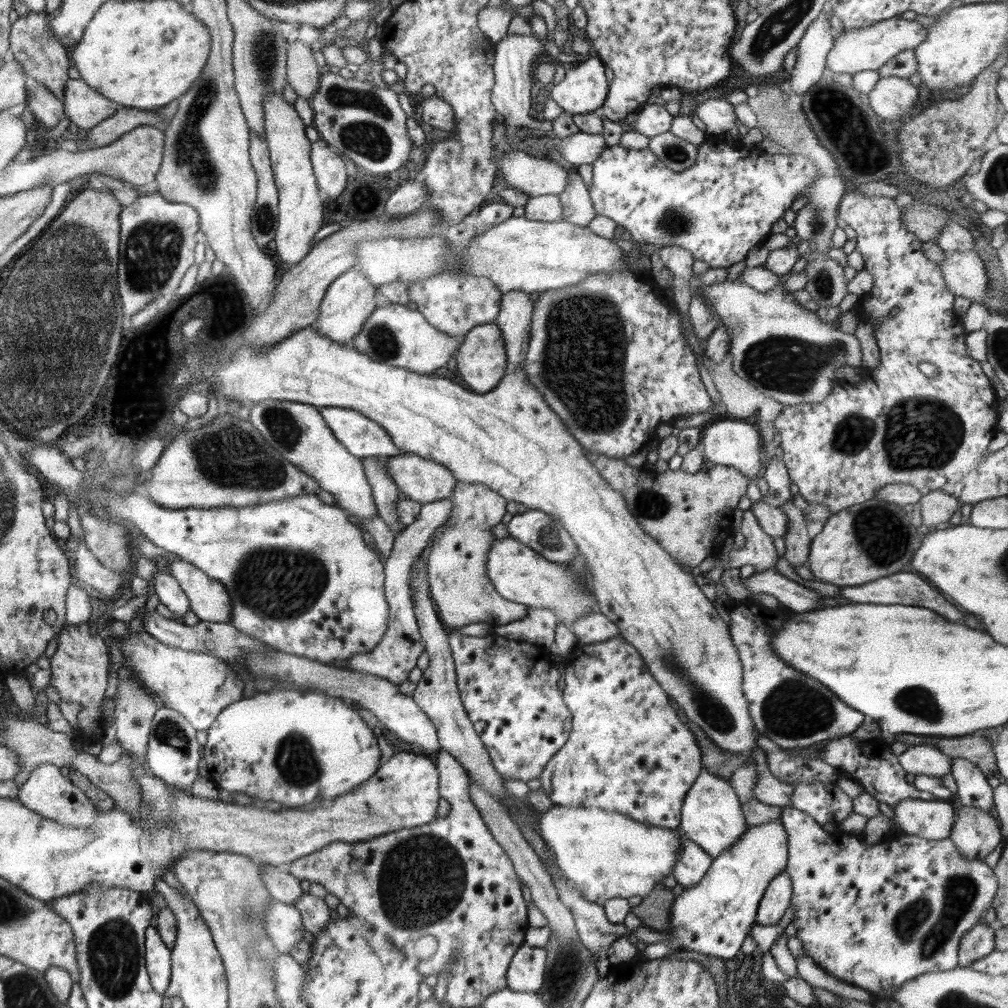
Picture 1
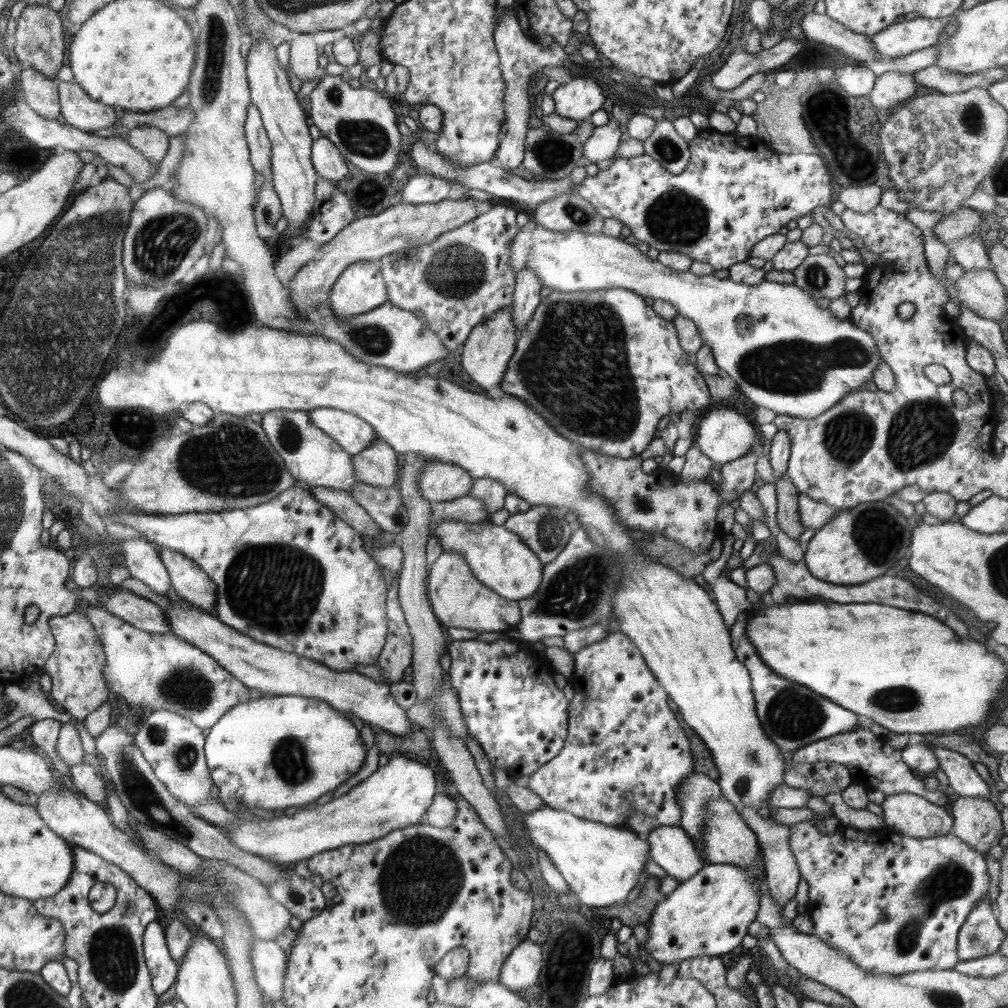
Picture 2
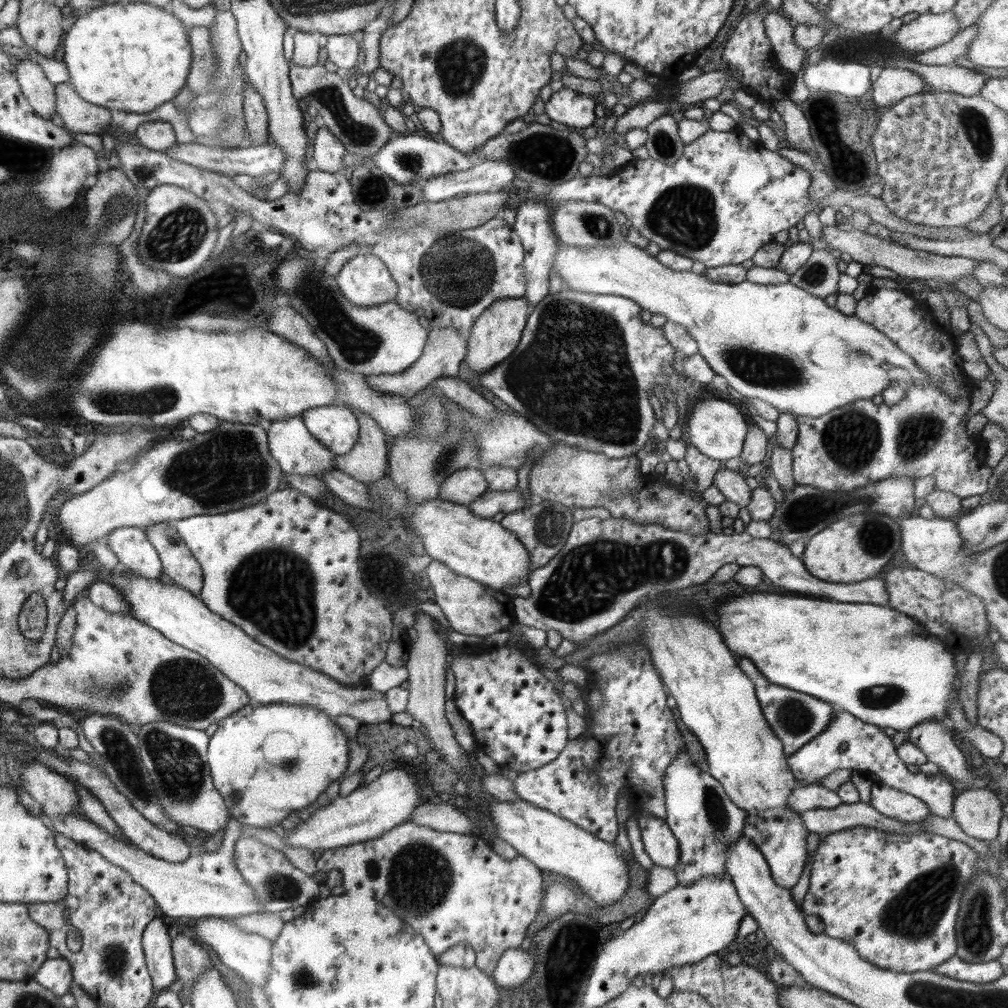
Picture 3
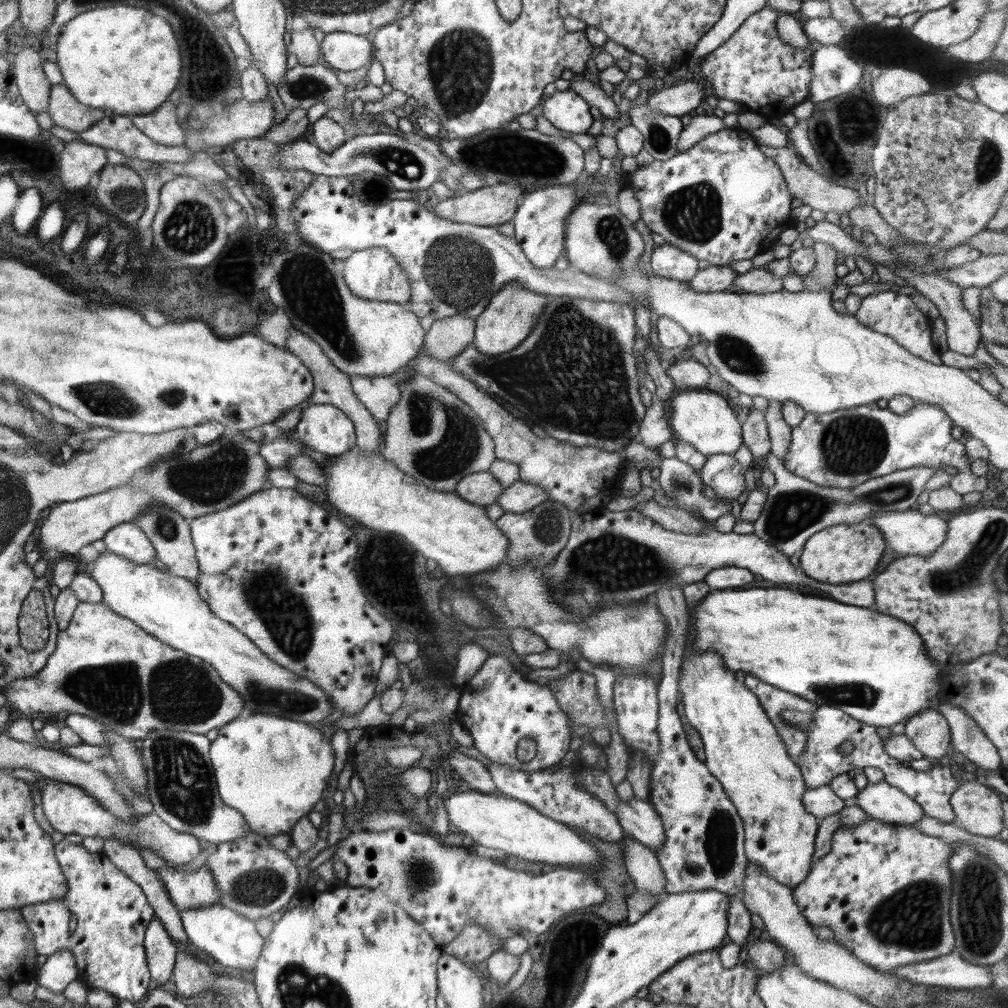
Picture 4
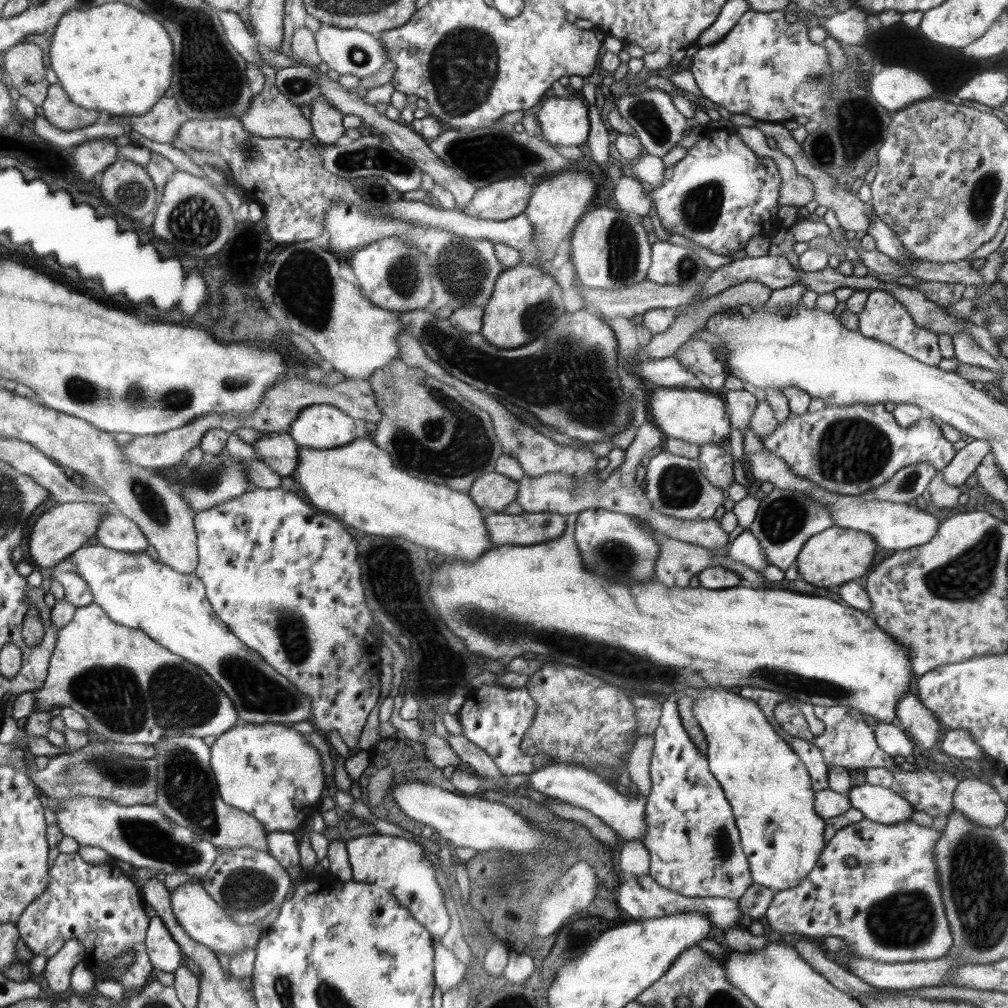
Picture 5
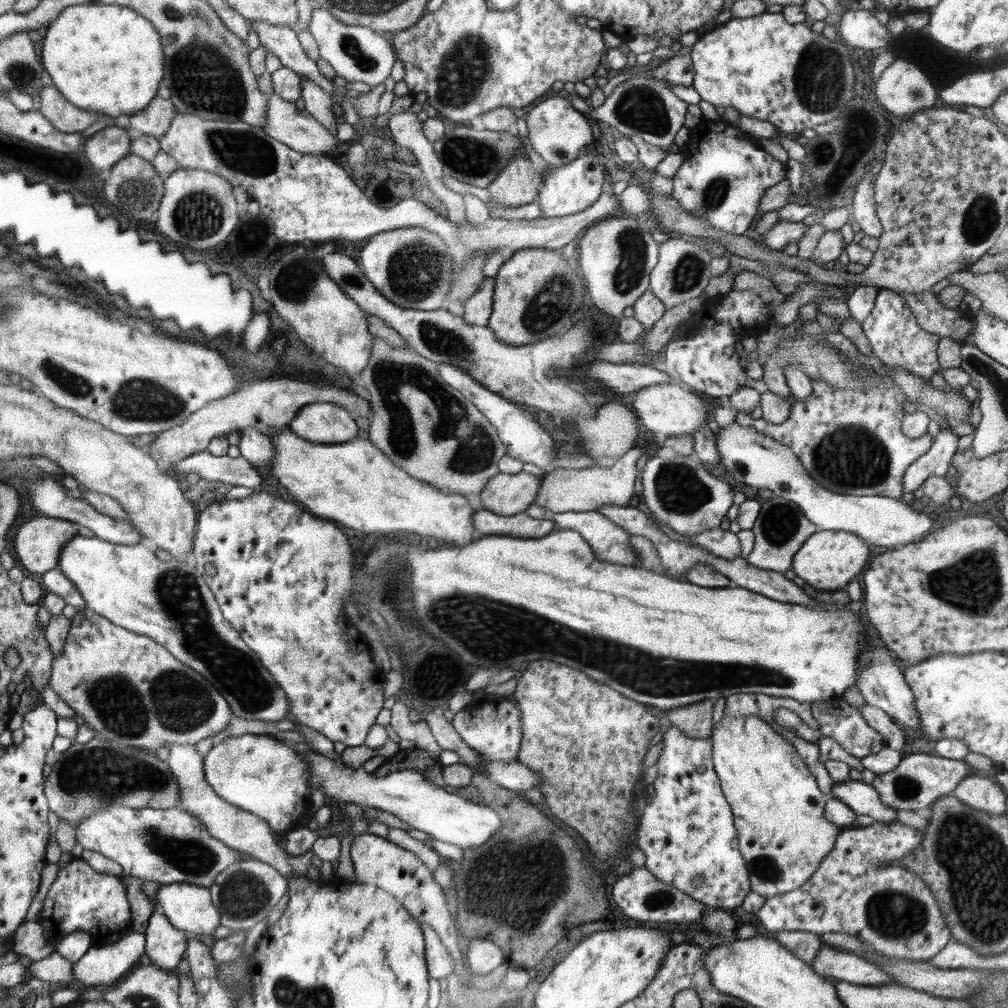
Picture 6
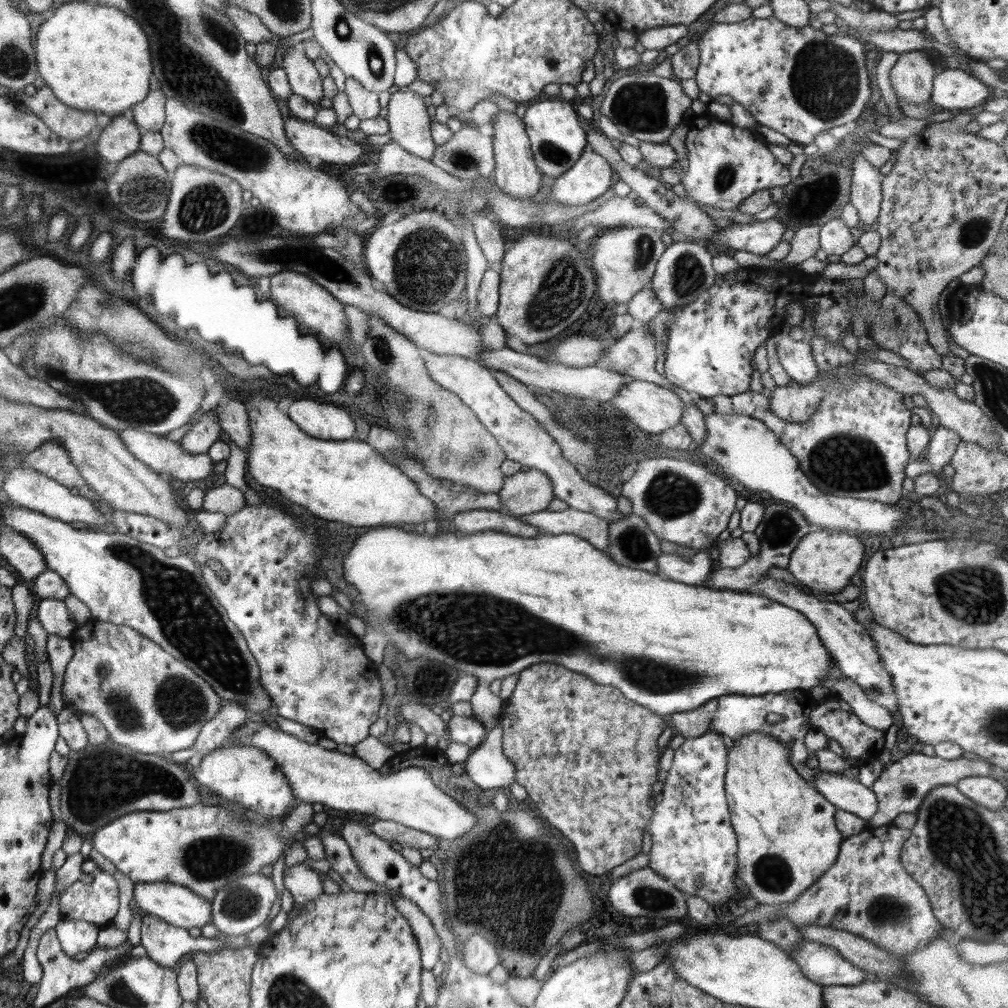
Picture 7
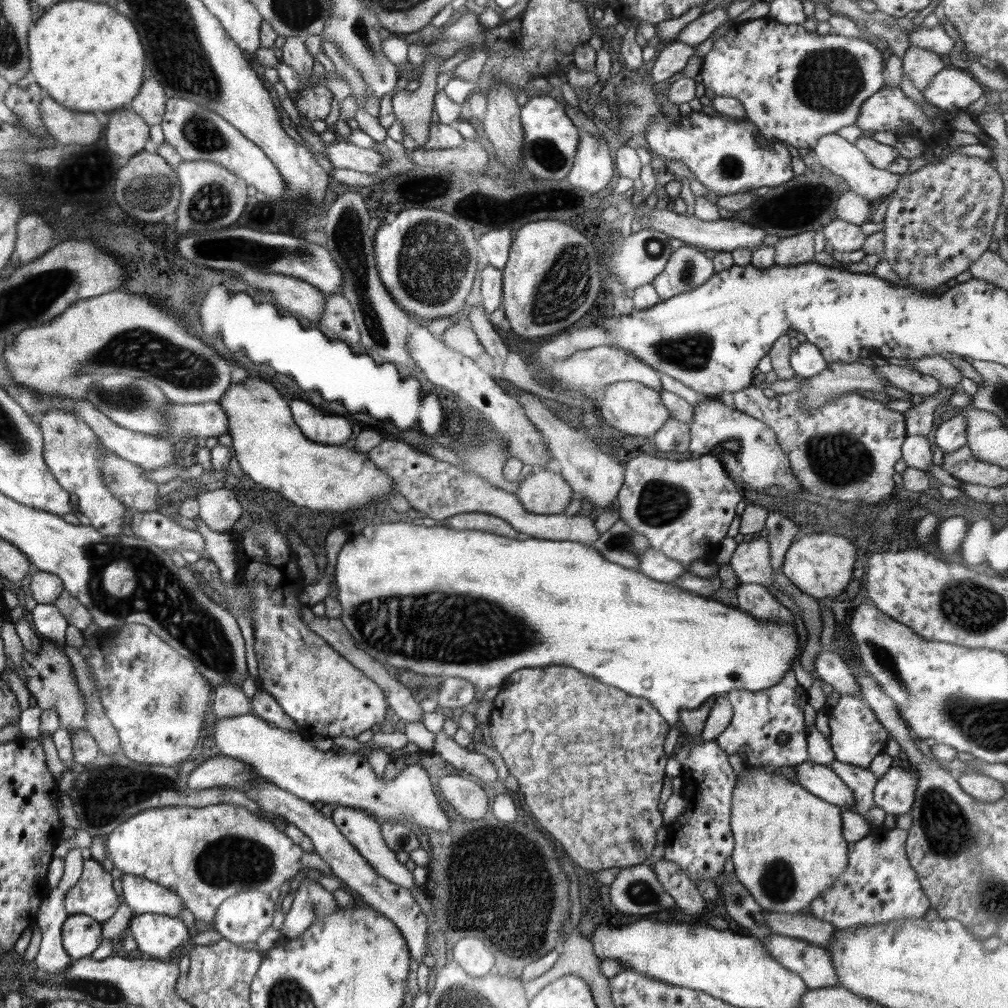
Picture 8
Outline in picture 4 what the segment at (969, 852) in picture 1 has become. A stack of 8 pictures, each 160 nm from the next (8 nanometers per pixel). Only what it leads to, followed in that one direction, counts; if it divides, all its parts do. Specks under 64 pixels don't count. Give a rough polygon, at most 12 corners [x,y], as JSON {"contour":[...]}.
{"contour":[[978,781],[952,793],[968,832],[1001,837],[1002,801]]}

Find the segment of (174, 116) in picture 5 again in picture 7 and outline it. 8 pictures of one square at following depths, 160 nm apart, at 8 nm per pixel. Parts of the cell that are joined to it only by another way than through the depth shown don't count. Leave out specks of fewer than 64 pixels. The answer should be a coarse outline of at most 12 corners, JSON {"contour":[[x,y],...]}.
{"contour":[[151,90],[132,107],[138,128],[158,132],[165,123],[166,96]]}

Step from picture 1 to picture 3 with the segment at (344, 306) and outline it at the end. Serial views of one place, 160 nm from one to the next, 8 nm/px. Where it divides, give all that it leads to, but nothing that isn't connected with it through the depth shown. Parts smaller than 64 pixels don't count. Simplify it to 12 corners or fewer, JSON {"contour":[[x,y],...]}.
{"contour":[[378,256],[347,260],[335,281],[352,306],[394,301]]}

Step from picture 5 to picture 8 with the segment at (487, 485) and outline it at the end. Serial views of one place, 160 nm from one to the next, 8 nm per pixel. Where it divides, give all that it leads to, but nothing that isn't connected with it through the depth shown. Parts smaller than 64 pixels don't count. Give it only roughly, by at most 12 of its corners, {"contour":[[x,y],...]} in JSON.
{"contour":[[546,468],[518,482],[526,512],[563,514],[575,498],[564,477]]}

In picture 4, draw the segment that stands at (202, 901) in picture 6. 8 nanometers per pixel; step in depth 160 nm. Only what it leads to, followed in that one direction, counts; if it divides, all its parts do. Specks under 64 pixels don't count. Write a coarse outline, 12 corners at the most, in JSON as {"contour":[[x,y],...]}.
{"contour":[[212,903],[179,911],[189,941],[225,968],[254,972],[255,921]]}

